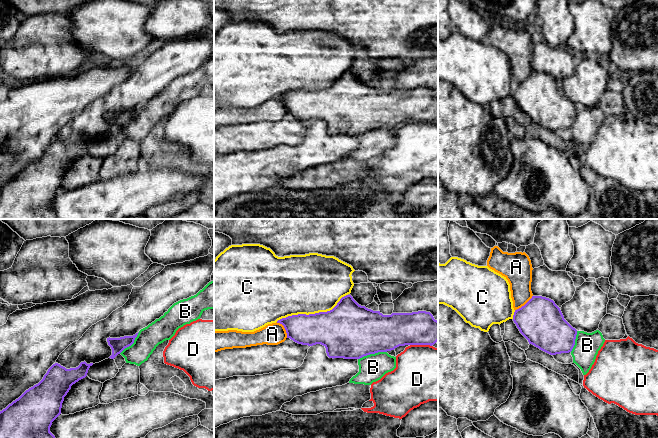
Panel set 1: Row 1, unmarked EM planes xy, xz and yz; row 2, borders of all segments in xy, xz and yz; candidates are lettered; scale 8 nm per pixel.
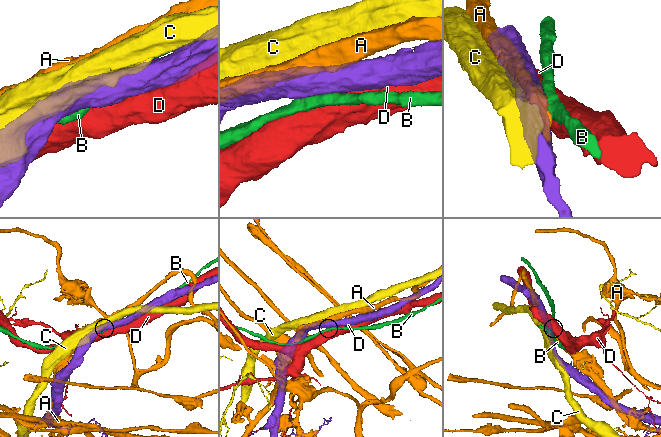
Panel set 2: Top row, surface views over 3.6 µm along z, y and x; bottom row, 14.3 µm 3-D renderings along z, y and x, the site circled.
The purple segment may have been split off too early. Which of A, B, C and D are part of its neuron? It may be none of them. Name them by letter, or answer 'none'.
none

